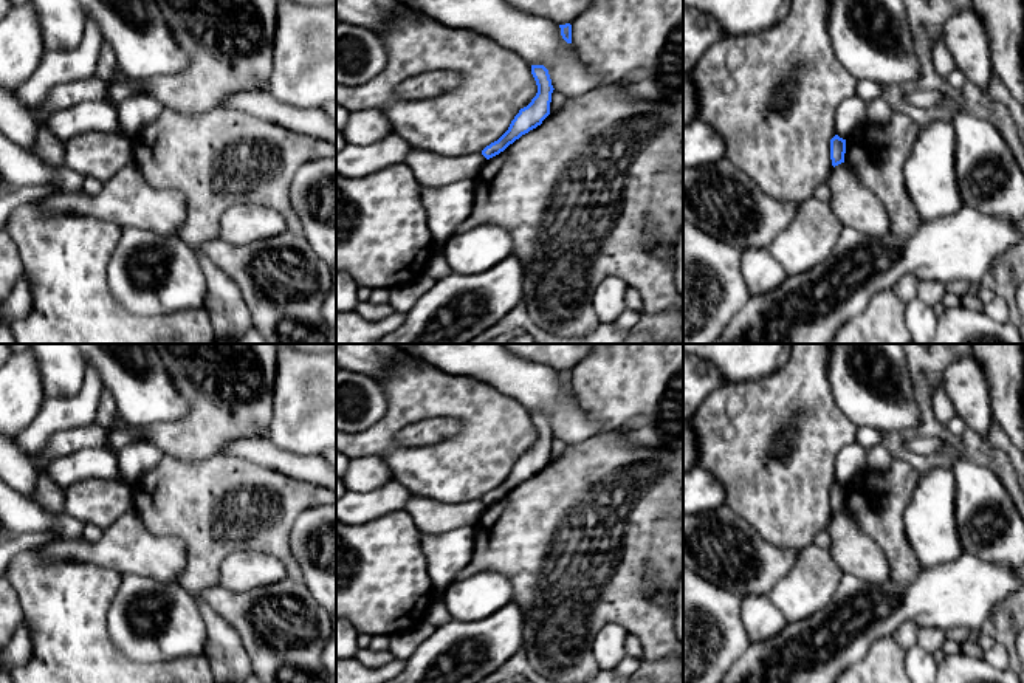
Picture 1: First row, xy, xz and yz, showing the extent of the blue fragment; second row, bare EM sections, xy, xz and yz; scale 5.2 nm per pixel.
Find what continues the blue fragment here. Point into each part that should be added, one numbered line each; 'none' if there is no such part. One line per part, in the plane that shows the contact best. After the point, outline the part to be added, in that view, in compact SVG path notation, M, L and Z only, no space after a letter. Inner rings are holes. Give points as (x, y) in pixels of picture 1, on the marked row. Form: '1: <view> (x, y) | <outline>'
none

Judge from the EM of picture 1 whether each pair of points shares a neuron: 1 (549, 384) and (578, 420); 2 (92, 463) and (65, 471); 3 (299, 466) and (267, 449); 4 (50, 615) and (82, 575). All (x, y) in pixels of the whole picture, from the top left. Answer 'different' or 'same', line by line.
1: same
2: same
3: same
4: same

